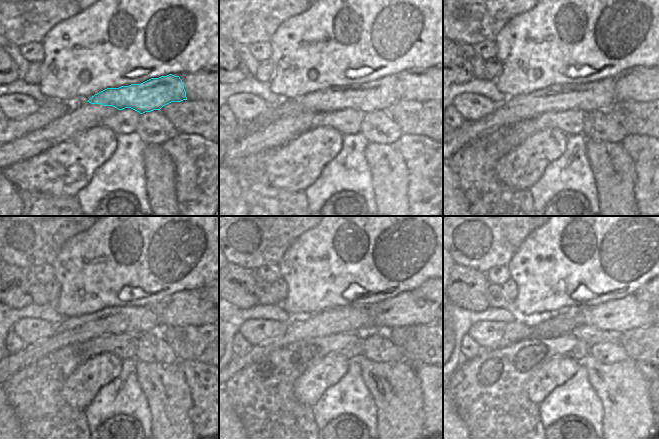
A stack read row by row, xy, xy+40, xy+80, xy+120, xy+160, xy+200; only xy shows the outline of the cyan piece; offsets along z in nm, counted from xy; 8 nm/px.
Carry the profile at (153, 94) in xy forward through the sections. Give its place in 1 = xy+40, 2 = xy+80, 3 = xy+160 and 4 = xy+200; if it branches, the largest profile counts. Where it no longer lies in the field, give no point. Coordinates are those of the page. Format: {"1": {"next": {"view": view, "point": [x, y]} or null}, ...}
{"1": {"next": {"view": "xy+40", "point": [378, 94]}}, "2": {"next": {"view": "xy+80", "point": [600, 95]}}, "3": {"next": {"view": "xy+160", "point": [340, 319]}}, "4": {"next": {"view": "xy+200", "point": [561, 322]}}}

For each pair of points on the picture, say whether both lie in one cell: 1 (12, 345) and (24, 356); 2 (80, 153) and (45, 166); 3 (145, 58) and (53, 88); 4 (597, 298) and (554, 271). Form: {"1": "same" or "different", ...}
{"1": "different", "2": "same", "3": "same", "4": "same"}

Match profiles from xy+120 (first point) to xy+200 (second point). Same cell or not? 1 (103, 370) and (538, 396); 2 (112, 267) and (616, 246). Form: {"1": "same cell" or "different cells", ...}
{"1": "same cell", "2": "same cell"}

